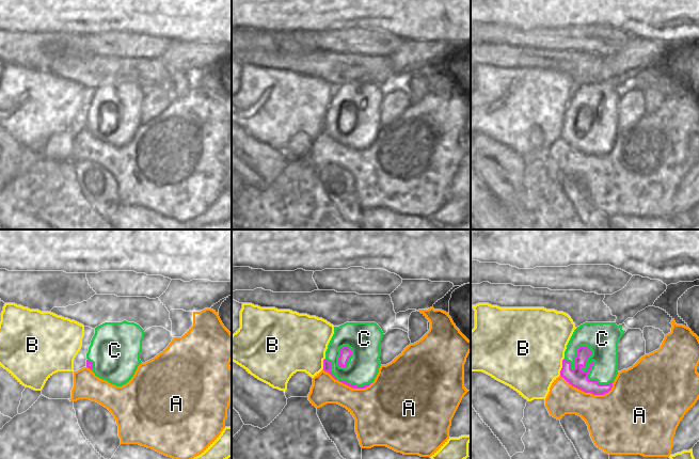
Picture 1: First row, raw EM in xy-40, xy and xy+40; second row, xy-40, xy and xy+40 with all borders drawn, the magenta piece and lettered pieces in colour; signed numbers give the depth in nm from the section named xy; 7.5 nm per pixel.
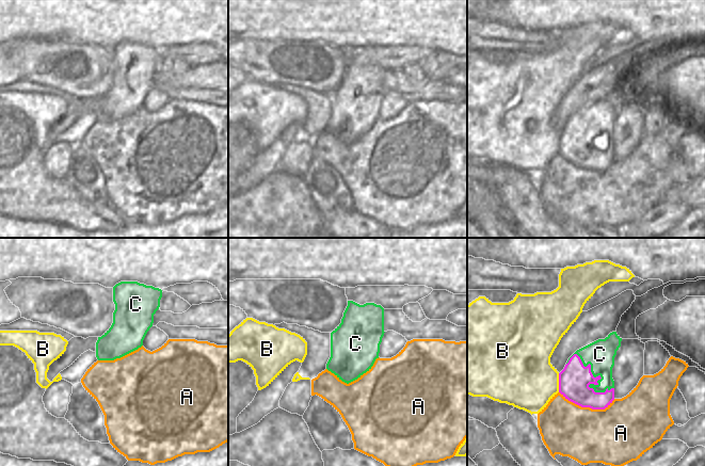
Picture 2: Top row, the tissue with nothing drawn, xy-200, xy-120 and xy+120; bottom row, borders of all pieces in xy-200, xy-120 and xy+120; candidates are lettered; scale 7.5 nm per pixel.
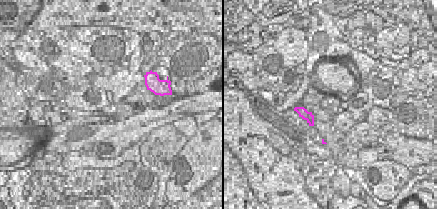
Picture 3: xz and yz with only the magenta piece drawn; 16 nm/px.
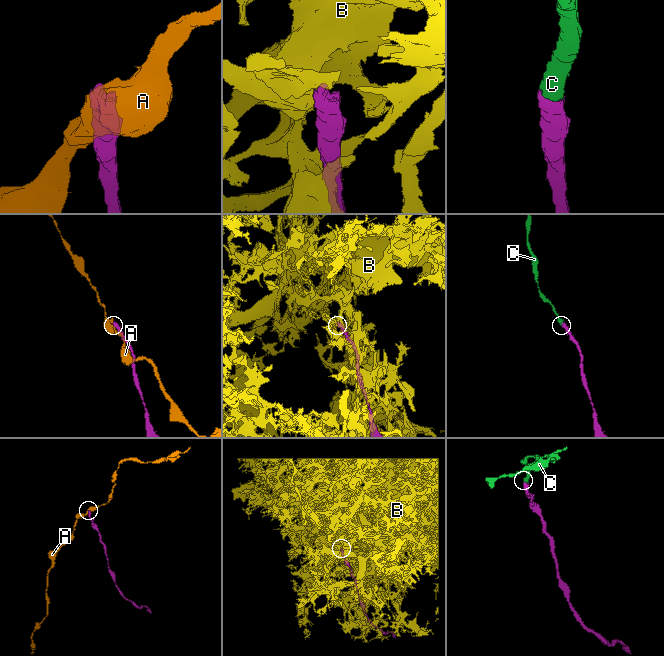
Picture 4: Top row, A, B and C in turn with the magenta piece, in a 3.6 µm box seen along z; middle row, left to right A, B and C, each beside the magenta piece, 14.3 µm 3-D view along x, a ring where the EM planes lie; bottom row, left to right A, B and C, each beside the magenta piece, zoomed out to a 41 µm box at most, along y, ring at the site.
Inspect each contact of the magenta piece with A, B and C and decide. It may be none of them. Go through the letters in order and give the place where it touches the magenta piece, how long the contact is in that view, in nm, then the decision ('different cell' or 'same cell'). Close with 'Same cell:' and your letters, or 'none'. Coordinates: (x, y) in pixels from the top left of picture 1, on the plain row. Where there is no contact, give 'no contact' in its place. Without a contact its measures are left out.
A: contact xy+40 (587, 153); length 400 nm; different cell
B: contact xy+40 (562, 127); length 140 nm; different cell
C: contact xy+40 (588, 117); length 400 nm; same cell
Same cell: C

